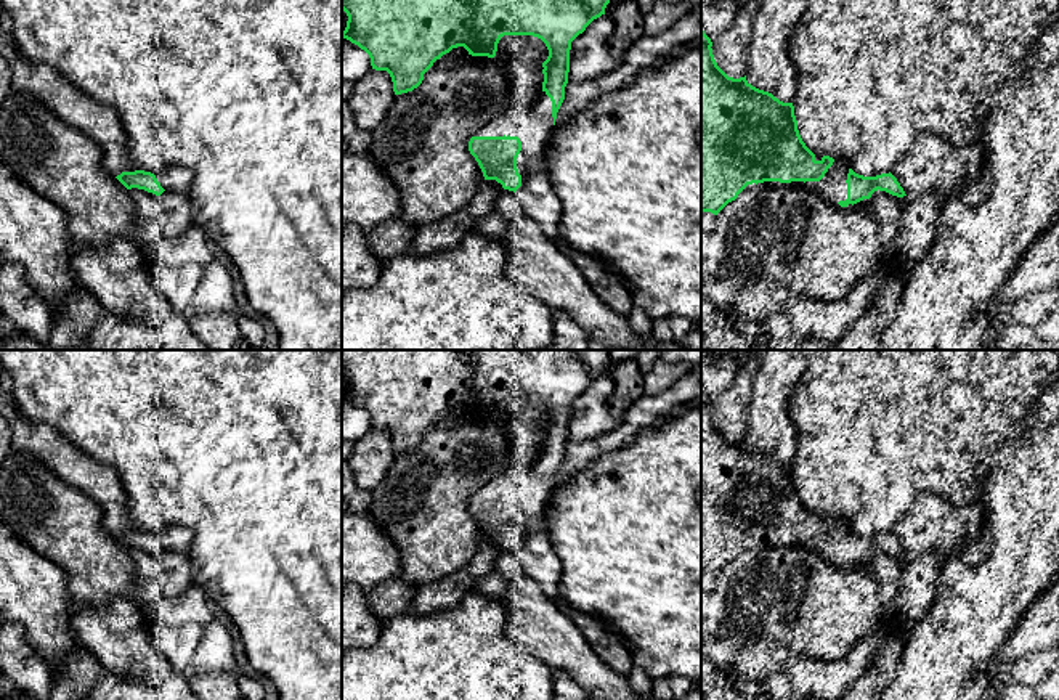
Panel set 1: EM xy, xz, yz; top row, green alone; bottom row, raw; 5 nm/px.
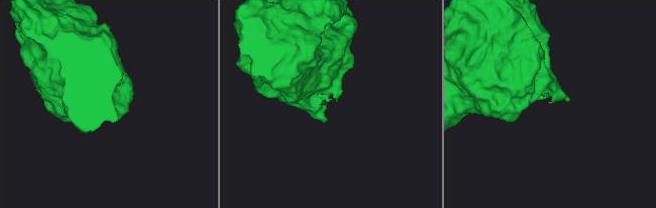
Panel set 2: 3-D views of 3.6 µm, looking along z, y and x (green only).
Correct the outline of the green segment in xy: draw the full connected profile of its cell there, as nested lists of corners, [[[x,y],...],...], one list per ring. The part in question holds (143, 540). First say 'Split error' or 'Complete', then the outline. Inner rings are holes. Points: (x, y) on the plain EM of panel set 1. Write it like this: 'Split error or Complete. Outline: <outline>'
Split error. Outline: [[[173,523],[159,527],[154,533],[144,530],[122,531],[116,536],[127,549],[138,547],[156,556],[164,551],[189,552],[194,533],[193,530]]]

